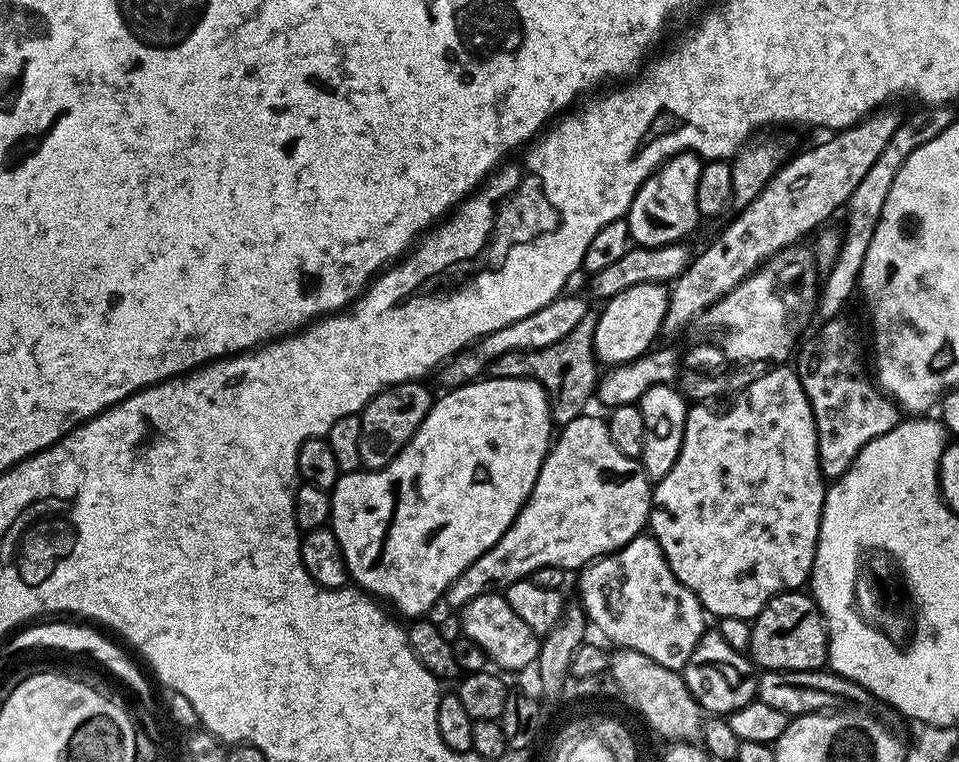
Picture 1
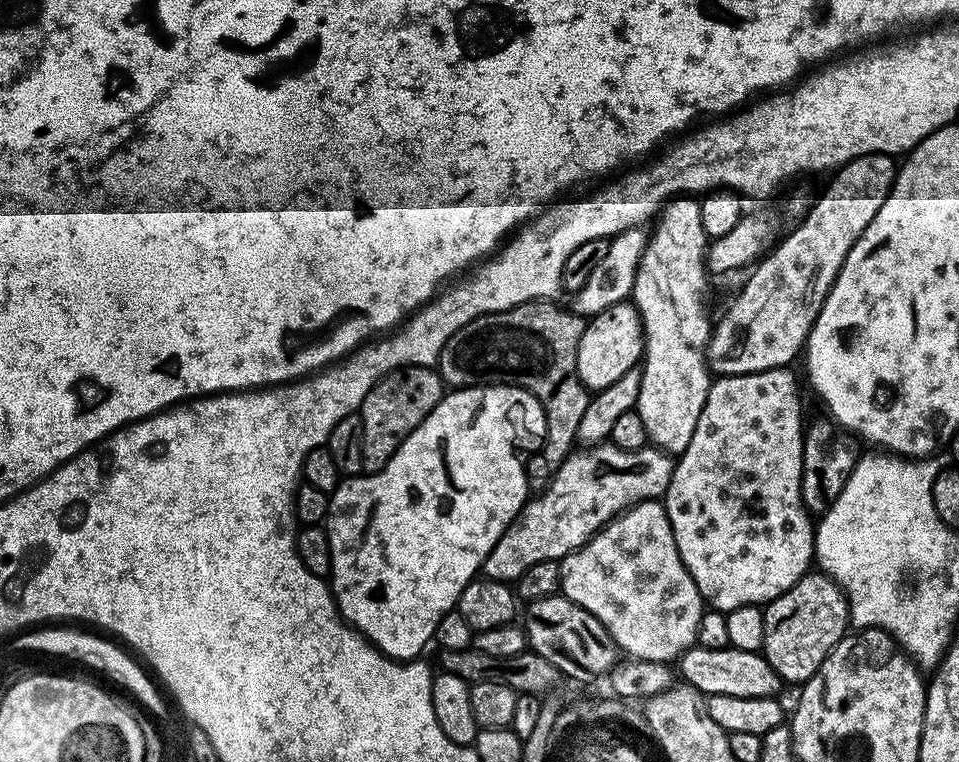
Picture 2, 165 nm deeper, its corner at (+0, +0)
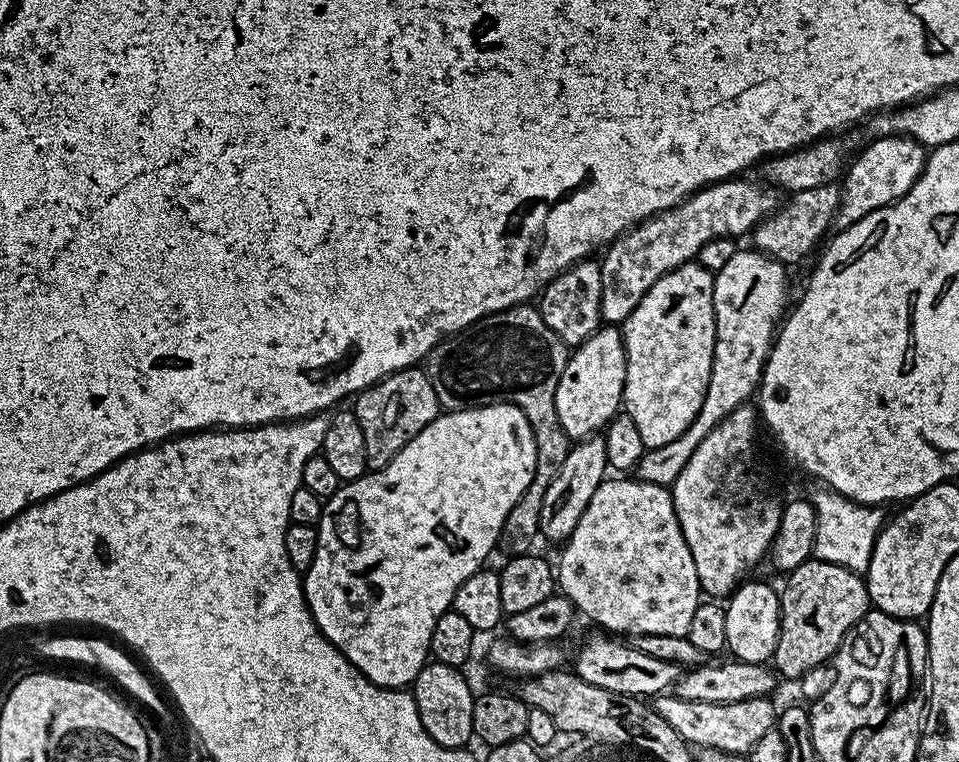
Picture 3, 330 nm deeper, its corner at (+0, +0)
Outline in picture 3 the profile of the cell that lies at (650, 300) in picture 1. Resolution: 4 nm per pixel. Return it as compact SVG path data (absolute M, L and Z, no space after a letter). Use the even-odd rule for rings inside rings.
M601 326L594 334L590 334L590 338L586 338L586 342L575 345L571 349L566 362L566 370L562 370L562 378L558 378L558 390L554 390L554 410L569 441L582 440L585 436L599 433L608 427L609 422L621 411L625 382L626 350L624 349L624 334L619 327Z

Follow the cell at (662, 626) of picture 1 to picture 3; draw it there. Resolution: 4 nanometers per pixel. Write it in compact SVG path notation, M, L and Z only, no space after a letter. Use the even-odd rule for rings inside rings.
M639 478L612 479L604 479L598 486L598 490L594 490L594 498L590 498L590 506L586 506L582 518L578 518L578 526L574 526L574 534L563 545L564 553L560 556L560 568L558 564L559 591L566 598L570 598L570 602L575 606L581 617L589 616L594 623L601 624L604 627L601 629L605 633L619 634L624 638L635 638L646 634L687 636L690 630L690 622L694 618L694 610L698 610L698 606L702 602L702 589L698 582L698 570L694 570L694 558L690 554L690 546L686 546L686 538L682 534L680 523L676 517L672 493L663 484L651 484Z

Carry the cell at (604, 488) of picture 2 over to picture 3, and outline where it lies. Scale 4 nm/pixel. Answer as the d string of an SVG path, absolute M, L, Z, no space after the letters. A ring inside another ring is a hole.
M738 250L722 270L714 273L714 358L710 366L710 382L706 386L706 398L702 398L702 410L686 426L686 430L674 442L666 446L649 448L636 463L635 475L651 484L671 486L682 474L682 466L698 450L702 438L726 418L735 408L745 407L760 387L764 364L772 351L778 325L785 315L784 303L788 300L788 276L785 265L779 264L765 252Z

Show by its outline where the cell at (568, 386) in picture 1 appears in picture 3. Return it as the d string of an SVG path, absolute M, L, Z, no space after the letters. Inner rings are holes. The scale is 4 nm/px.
M531 303L519 304L513 308L507 308L505 312L495 312L489 316L484 316L482 319L473 324L470 330L463 332L457 332L455 336L448 337L447 340L443 340L441 344L436 344L432 348L431 352L426 357L426 371L430 382L434 386L434 394L438 394L438 402L441 409L457 412L463 408L475 408L481 404L499 404L507 401L507 403L518 406L526 414L526 418L530 422L532 427L532 433L534 434L534 442L536 443L536 469L534 470L534 478L530 482L530 486L526 490L526 494L522 494L520 501L514 506L514 510L510 510L510 514L506 514L506 522L502 526L500 531L499 547L505 548L508 551L509 557L523 556L533 551L532 543L538 540L540 536L540 519L542 518L542 498L546 498L546 486L550 486L550 482L554 482L554 478L558 474L558 470L562 467L562 462L566 462L566 454L570 447L570 441L568 435L562 430L562 424L558 422L558 416L554 410L554 390L558 390L558 378L562 378L562 370L566 370L566 362L570 355L569 345L562 342L562 338L558 338L558 334L554 334L554 330L550 330L550 326L546 326L546 322L542 322L542 314L539 307L533 306Z

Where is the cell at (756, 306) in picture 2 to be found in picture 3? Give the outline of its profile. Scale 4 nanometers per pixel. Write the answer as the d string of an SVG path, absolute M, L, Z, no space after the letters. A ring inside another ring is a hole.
M897 135L882 136L873 141L873 144L861 150L860 157L849 166L848 173L847 168L843 173L845 176L840 184L840 205L834 221L837 229L849 228L854 222L866 218L866 214L901 200L922 174L926 159L924 145Z

